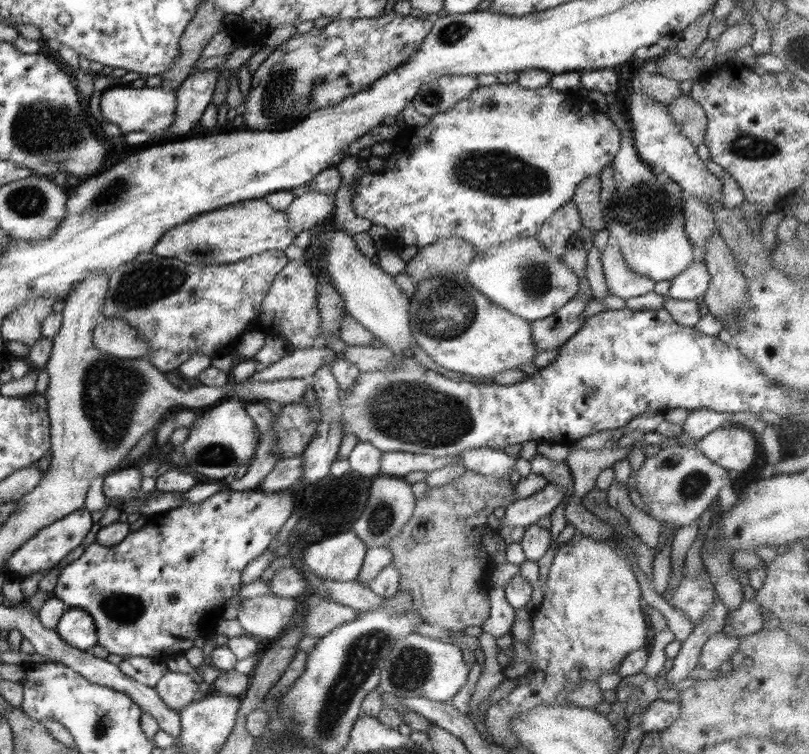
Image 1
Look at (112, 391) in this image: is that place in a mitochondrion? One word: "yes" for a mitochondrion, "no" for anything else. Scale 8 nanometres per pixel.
yes

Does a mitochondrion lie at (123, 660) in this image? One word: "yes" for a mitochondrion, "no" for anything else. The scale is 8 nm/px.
no

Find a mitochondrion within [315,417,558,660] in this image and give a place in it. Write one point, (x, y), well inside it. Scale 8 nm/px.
(380, 518)

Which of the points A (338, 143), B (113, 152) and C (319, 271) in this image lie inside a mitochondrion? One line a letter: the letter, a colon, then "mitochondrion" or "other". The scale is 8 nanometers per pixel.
A: other
B: other
C: other

